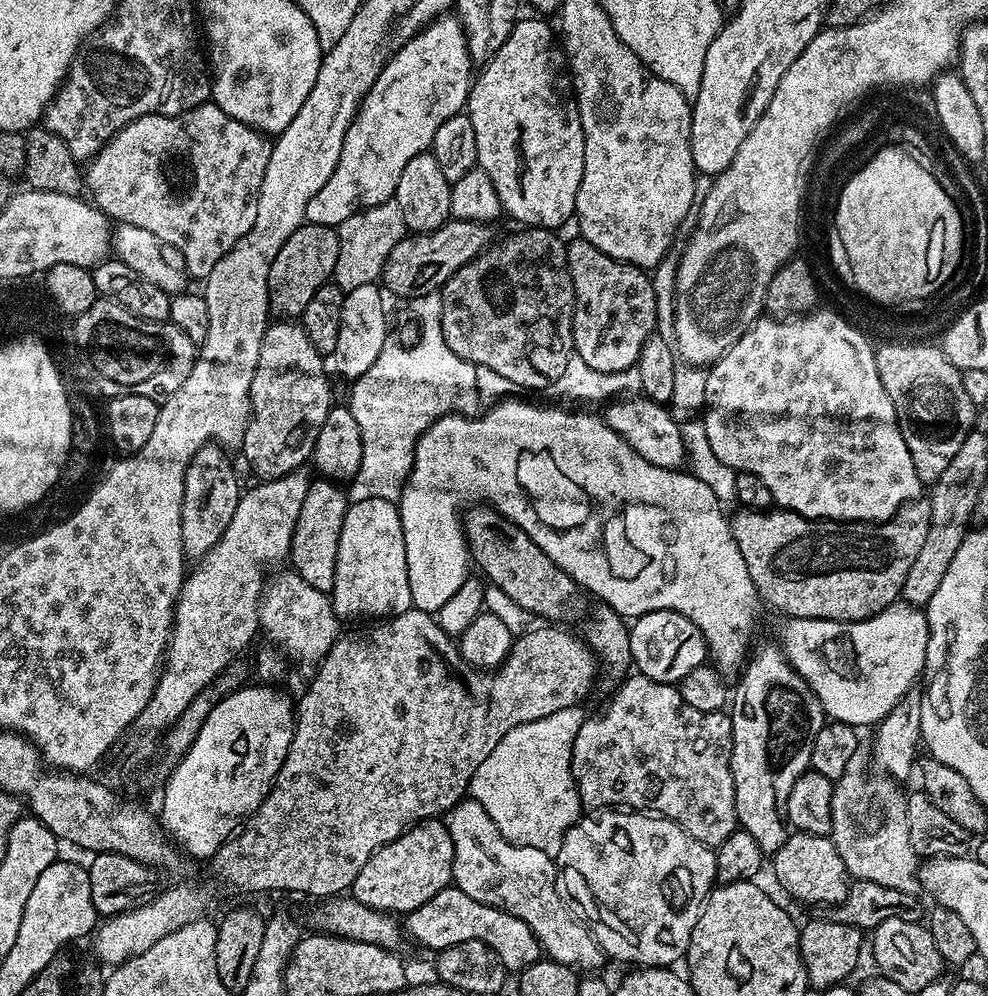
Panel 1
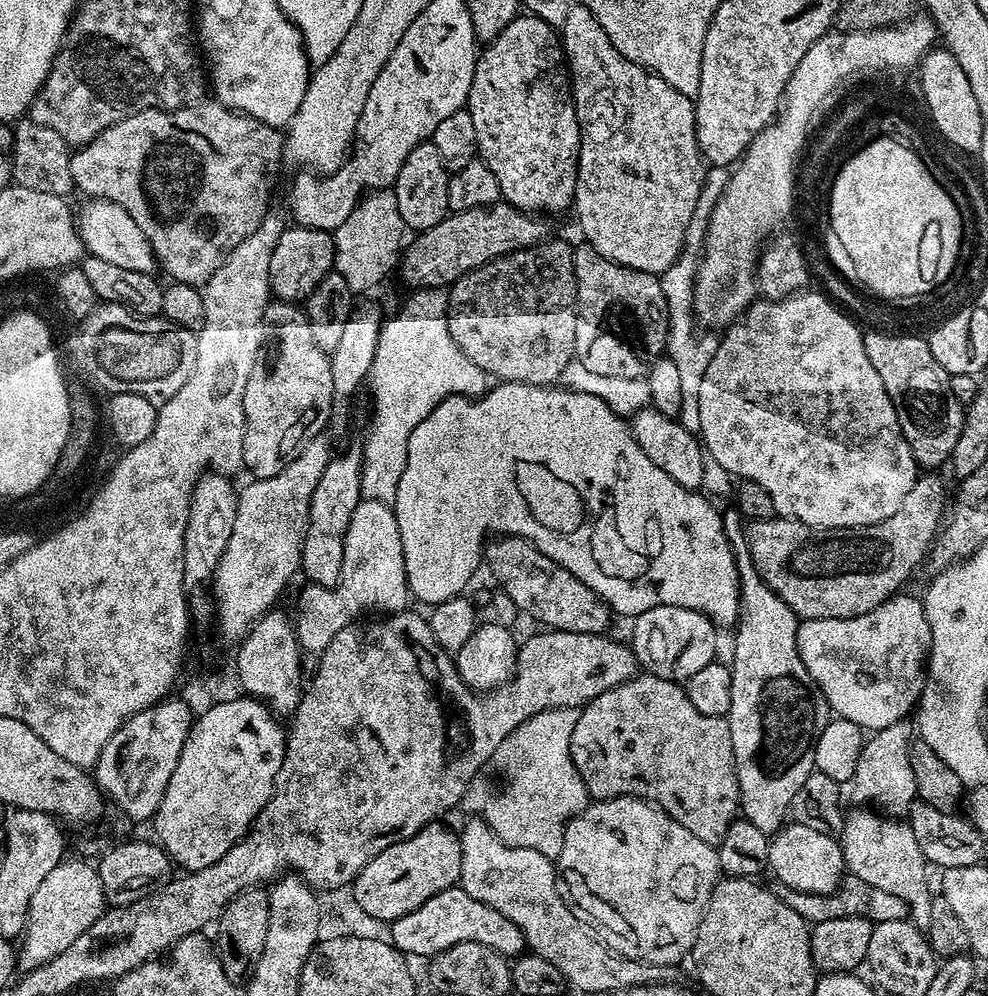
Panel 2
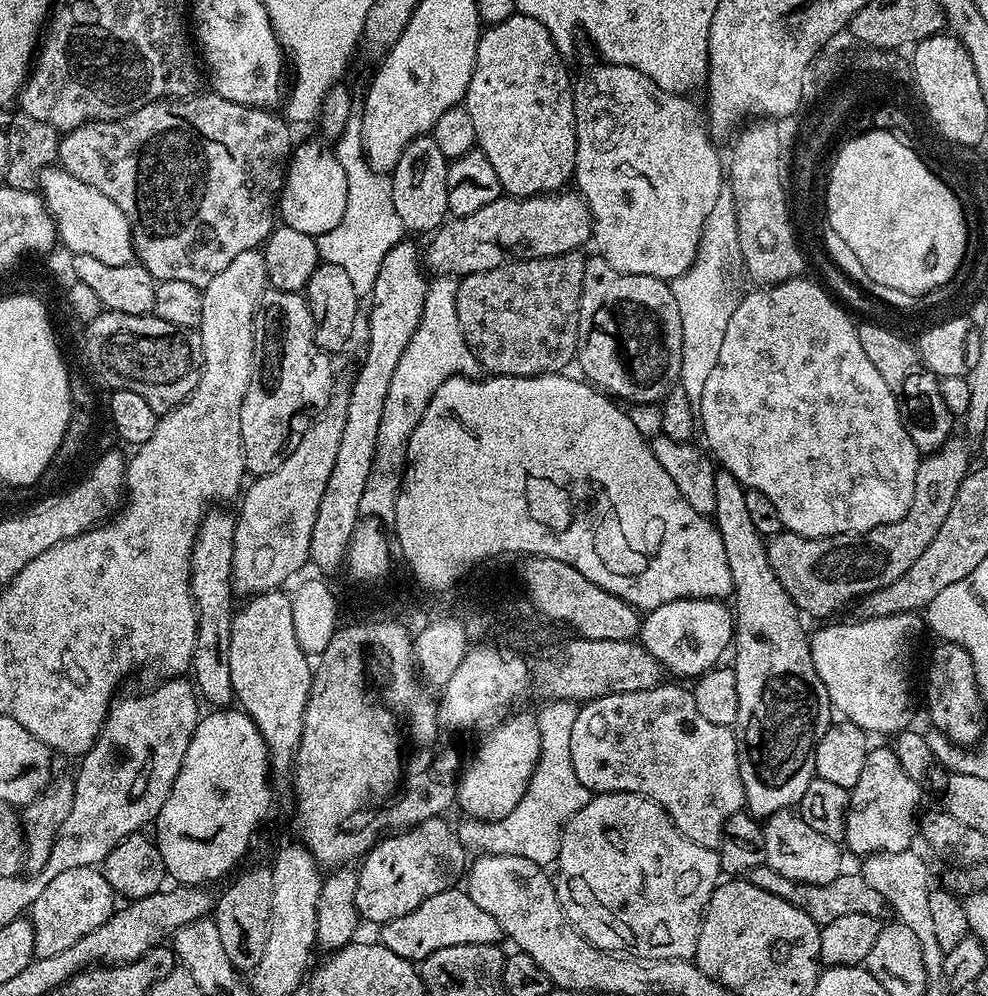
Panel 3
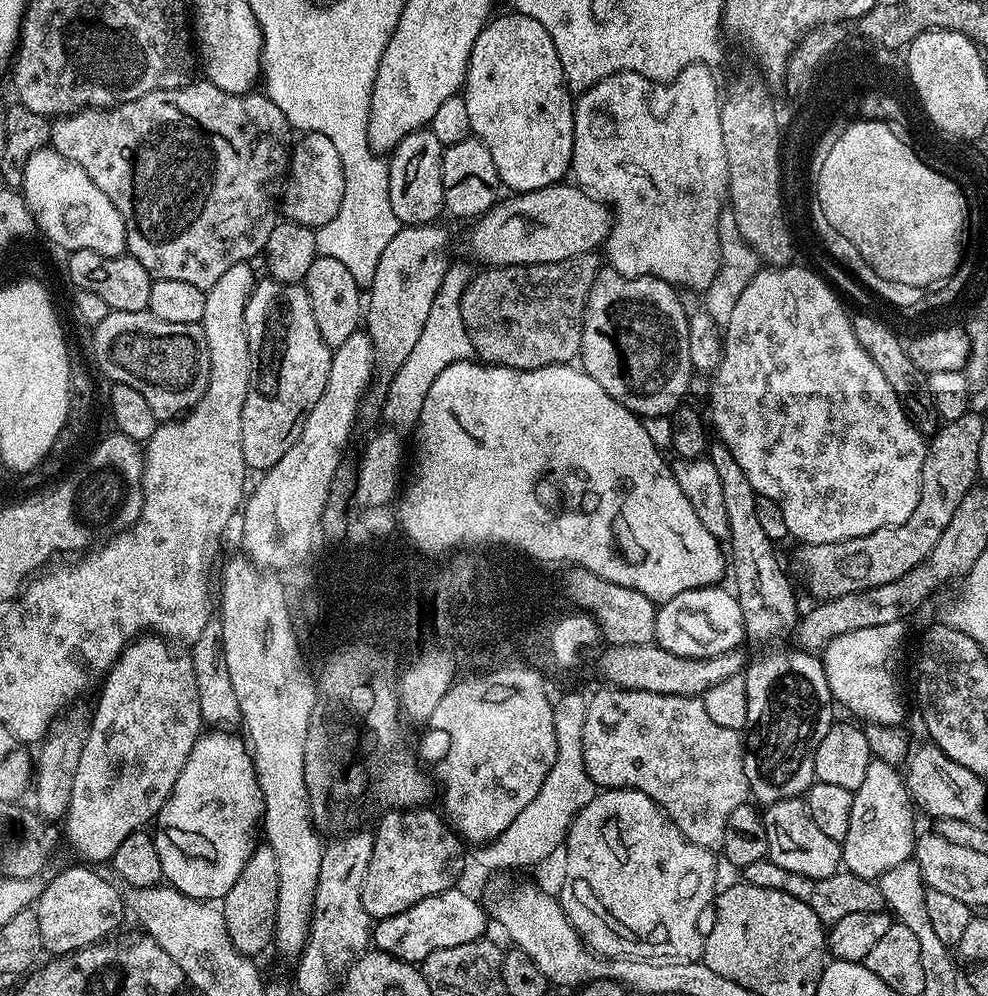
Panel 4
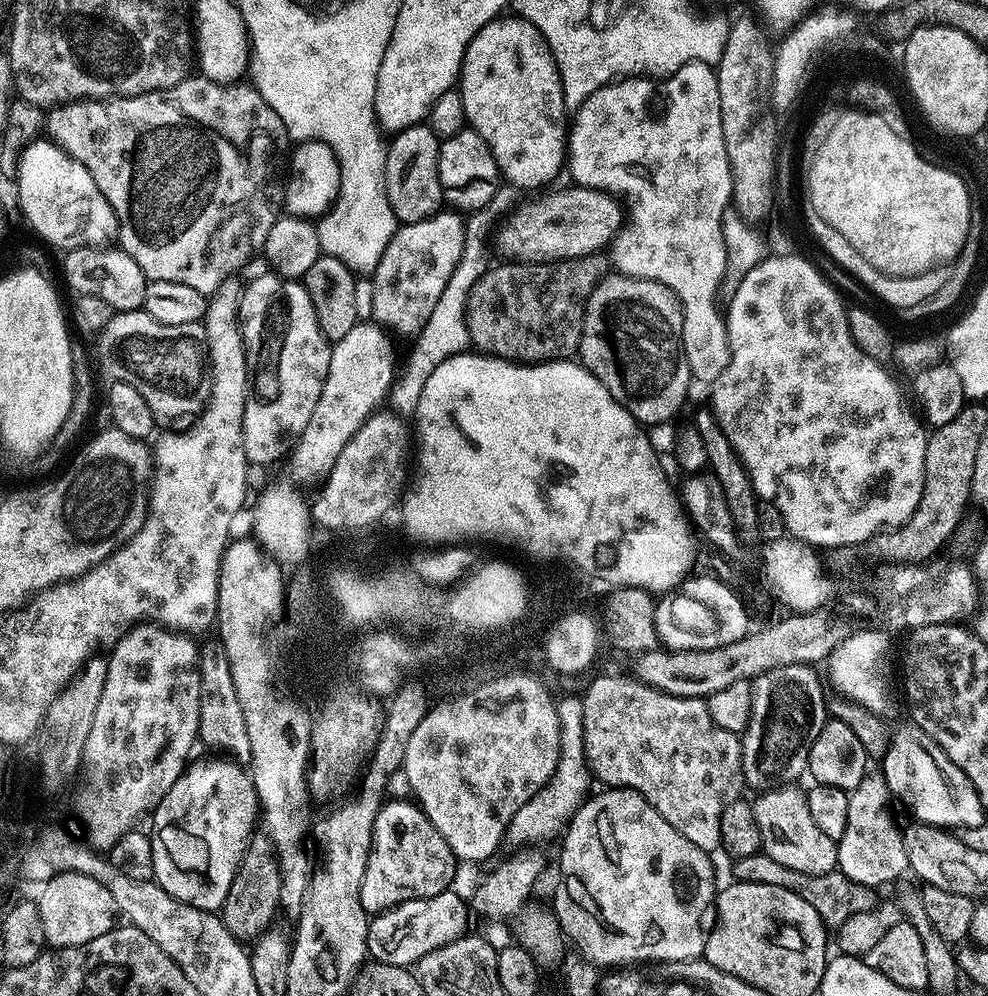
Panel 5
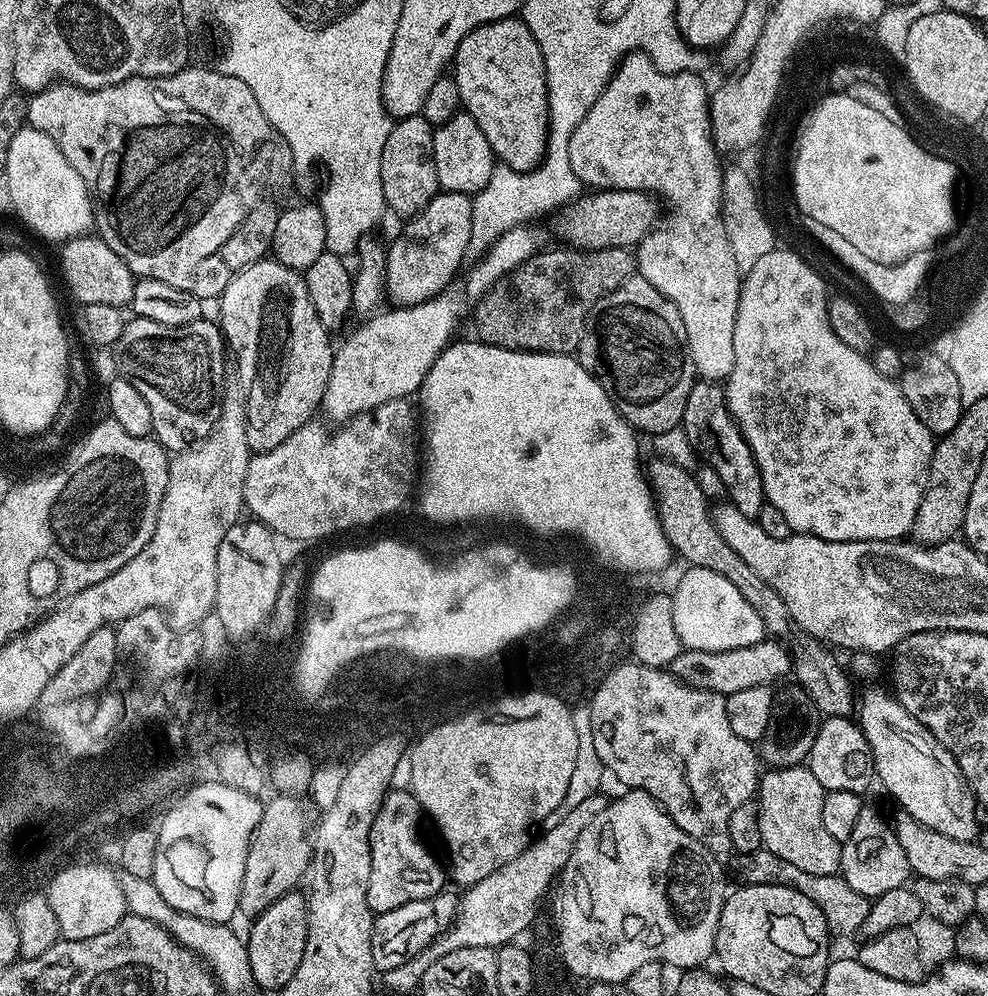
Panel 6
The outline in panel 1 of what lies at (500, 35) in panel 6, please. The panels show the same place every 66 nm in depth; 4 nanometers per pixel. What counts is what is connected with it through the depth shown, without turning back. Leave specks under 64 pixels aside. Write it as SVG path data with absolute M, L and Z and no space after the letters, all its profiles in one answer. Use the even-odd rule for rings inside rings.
M524 18L517 19L514 30L510 30L510 38L506 38L506 42L502 42L502 46L498 50L498 54L494 54L494 58L490 58L487 64L483 65L475 73L474 79L472 81L472 89L468 92L468 103L466 105L466 115L470 118L470 122L474 122L474 138L478 141L478 154L476 155L476 162L478 167L482 169L486 174L490 174L490 182L494 182L494 190L498 190L498 198L500 199L500 207L505 213L508 212L517 220L517 225L520 226L531 226L533 228L547 228L549 230L560 230L567 220L571 221L576 215L576 203L578 202L578 186L582 186L582 166L584 165L584 131L582 130L582 122L580 121L580 111L576 105L576 93L572 86L572 78L568 71L568 62L564 58L564 49L562 47L561 41L558 39L557 33L547 24L547 19L536 18L540 20L524 20Z

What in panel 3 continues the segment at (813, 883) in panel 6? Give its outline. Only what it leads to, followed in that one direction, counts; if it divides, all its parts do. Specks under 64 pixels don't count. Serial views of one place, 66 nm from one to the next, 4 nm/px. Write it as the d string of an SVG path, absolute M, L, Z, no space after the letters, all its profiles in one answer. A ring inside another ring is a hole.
M765 862L753 872L747 873L746 878L754 886L758 886L758 890L766 890L766 894L778 894L778 898L790 902L790 906L798 906L798 910L810 914L810 918L814 918L814 922L821 926L834 922L834 918L842 914L870 914L880 918L883 917L883 912L886 912L882 894L878 894L878 890L874 890L874 886L864 881L863 875L860 874L856 876L841 874L834 878L834 882L825 884L799 884L794 882L794 878L778 874L778 870L774 870Z

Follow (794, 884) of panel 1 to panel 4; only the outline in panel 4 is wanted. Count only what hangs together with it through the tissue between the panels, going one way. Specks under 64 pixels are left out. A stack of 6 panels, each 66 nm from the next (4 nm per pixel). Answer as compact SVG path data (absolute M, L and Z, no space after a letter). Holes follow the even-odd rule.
M803 799L779 800L763 809L768 843L767 859L772 860L782 870L802 874L806 878L830 878L842 868L842 848L834 838L826 838L822 830L810 818L810 810Z

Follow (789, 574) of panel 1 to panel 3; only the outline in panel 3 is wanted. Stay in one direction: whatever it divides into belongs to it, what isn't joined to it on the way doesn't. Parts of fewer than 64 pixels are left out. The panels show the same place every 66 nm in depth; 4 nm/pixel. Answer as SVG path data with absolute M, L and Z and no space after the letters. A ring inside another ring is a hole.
M949 438L938 451L927 453L921 459L914 482L914 498L910 502L910 510L906 510L906 514L898 518L898 522L883 524L869 532L854 532L846 536L823 536L822 538L799 536L783 530L767 541L770 566L774 574L778 574L778 582L782 582L786 594L790 594L790 598L805 617L835 617L832 615L839 608L859 601L860 597L882 586L890 586L895 580L902 578L902 574L906 574L906 570L910 570L914 562L918 562L922 550L926 550L926 546L934 542L934 534L938 534L942 522L946 522L946 514L950 514L950 506L954 503L954 494L958 494L958 486L962 486L962 482L968 477L970 471L968 448L962 441L956 439Z

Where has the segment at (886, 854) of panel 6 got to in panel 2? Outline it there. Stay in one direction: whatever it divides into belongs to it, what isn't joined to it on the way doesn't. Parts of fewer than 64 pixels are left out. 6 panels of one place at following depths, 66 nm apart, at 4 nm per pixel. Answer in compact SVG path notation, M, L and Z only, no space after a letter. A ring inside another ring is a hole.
M907 719L893 720L890 726L875 729L865 739L858 766L850 781L850 789L864 806L875 806L881 813L900 818L907 813L912 801L917 799L914 771L910 766L910 752L914 741L914 728ZM877 804L877 805L876 805Z

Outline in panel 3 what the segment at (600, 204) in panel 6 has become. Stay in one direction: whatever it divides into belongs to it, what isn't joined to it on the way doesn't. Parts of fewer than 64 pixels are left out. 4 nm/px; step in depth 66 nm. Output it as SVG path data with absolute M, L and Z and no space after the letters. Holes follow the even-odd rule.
M557 190L539 196L510 196L502 194L494 202L489 202L487 206L482 206L482 210L474 210L474 214L469 216L457 216L449 219L447 222L440 225L435 232L431 233L428 244L428 249L425 247L422 252L422 263L429 273L438 276L454 276L463 278L469 276L471 272L481 272L482 270L494 270L498 266L507 264L510 260L529 260L530 258L546 258L547 256L557 256L558 254L566 254L583 249L584 243L589 243L592 240L592 215L588 209L588 203L585 202L579 191Z

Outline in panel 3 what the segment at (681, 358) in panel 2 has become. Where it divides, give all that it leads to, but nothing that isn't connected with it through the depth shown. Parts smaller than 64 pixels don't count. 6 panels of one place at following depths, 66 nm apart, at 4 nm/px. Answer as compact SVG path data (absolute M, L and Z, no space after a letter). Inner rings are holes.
M721 194L706 214L694 262L671 281L674 302L678 302L682 318L682 362L678 387L686 392L686 397L695 406L702 398L702 389L706 386L706 378L710 378L710 370L714 370L718 362L718 350L722 350L722 338L726 335L726 326L733 310L733 305L728 304L728 271L732 263L740 259L735 202L731 195Z

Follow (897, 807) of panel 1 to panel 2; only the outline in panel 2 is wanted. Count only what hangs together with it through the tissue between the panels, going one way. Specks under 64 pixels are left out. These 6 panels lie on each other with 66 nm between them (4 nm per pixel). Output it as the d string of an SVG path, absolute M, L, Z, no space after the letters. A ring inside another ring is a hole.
M857 807L857 812L849 811L844 818L844 829L838 837L840 848L844 851L844 867L849 873L862 882L874 886L878 890L886 890L886 894L894 894L906 902L908 914L913 924L921 930L927 930L930 926L930 906L934 899L934 892L928 889L928 871L930 865L924 859L922 850L918 850L918 841L914 838L914 830L907 824L896 818L889 818L876 810L867 807Z

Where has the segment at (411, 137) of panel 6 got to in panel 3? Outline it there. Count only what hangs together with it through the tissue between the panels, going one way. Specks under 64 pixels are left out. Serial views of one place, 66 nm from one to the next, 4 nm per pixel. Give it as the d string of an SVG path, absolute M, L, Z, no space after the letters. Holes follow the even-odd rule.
M429 134L414 138L402 150L402 158L393 166L390 173L394 210L402 218L409 233L425 232L431 234L449 219L448 199L446 198L446 174L450 161L438 150L438 142Z

